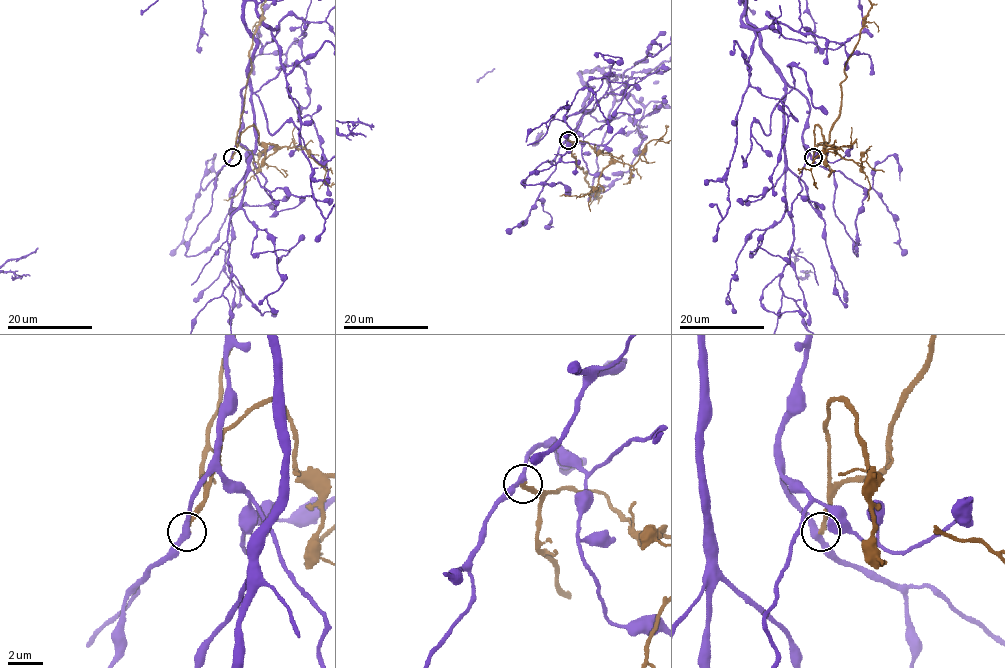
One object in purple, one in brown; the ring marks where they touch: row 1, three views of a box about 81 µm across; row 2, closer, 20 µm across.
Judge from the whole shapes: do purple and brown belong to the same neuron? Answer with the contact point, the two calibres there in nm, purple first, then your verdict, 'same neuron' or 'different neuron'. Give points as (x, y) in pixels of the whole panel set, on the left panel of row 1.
at (232, 157); 360 nm thick on the purple side, 240 nm on the other; different neuron

